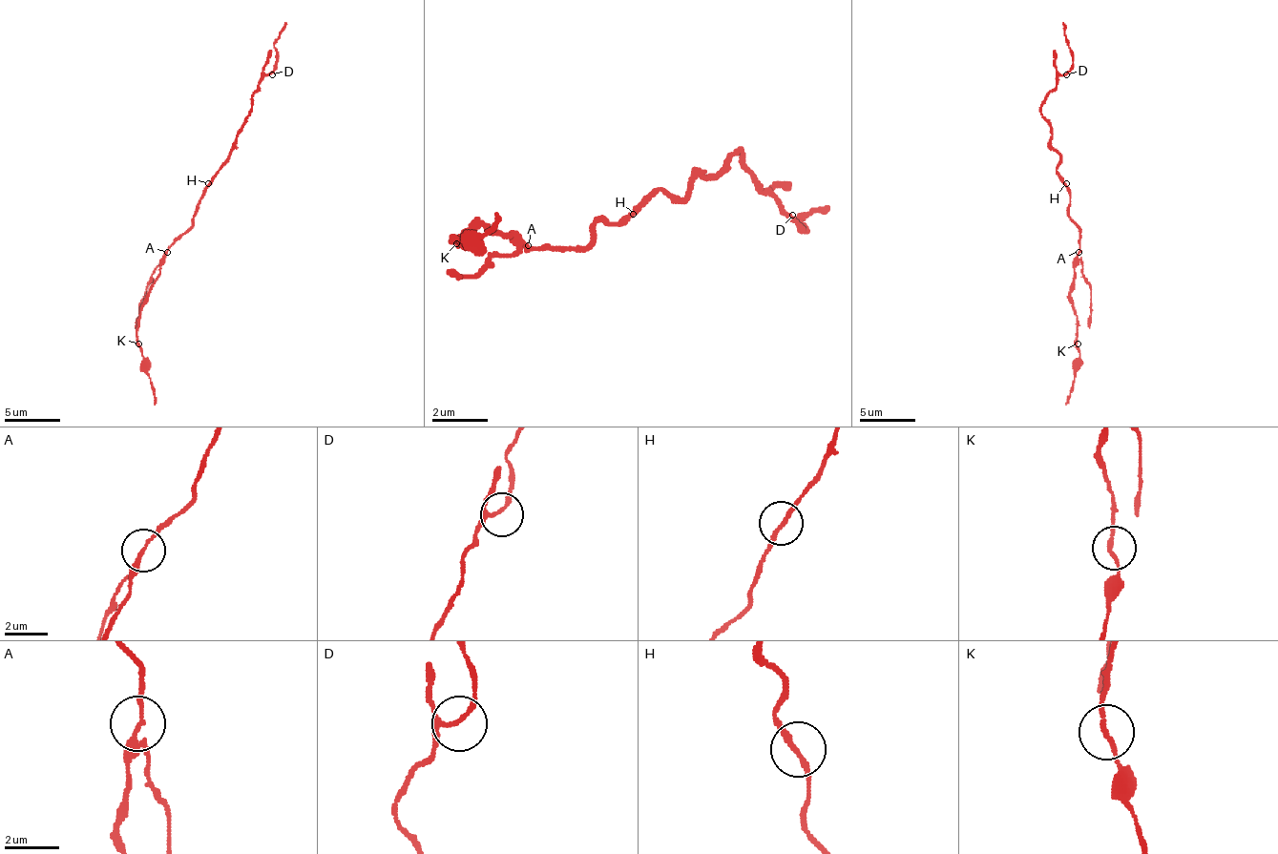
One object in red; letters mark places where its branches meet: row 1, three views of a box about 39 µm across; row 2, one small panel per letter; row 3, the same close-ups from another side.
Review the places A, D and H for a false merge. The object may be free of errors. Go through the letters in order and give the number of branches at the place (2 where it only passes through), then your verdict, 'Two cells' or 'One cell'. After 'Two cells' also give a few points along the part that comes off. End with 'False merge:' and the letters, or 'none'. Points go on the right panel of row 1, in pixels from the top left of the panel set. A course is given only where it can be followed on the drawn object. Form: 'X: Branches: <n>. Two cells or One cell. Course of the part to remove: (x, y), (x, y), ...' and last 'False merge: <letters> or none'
A: Branches: 2. Two cells. Course of the part to remove: (1078, 252), (1075, 280), (1069, 291), (1080, 355), (1066, 405)
D: Branches: 2. One cell
H: Branches: 2. One cell
False merge: A

